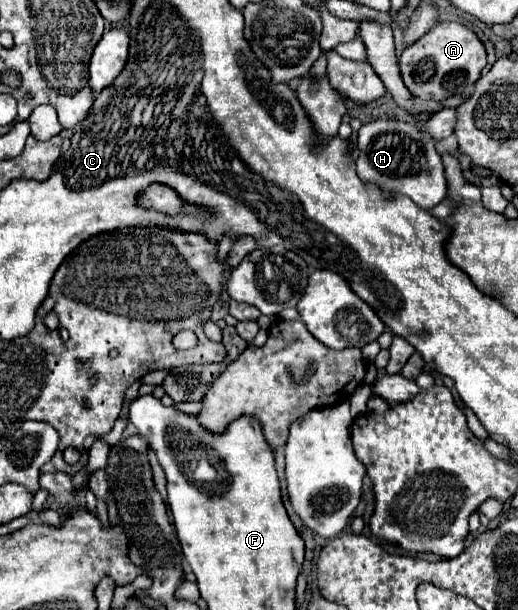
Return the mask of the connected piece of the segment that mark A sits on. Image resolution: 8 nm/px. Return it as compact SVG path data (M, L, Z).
M438 22L418 42L408 46L400 56L400 70L406 88L422 98L442 102L456 94L462 94L468 82L476 82L486 66L486 50L478 36L462 24Z

